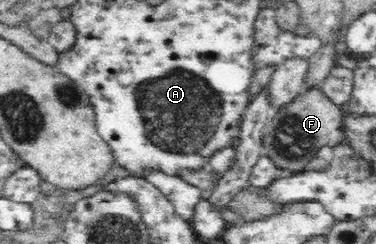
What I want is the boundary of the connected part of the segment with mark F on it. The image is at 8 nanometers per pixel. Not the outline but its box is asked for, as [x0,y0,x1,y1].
[263,87,342,171]

